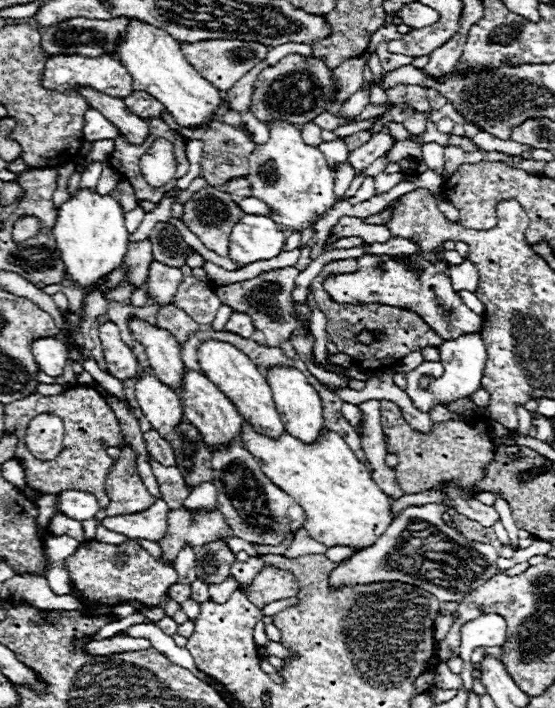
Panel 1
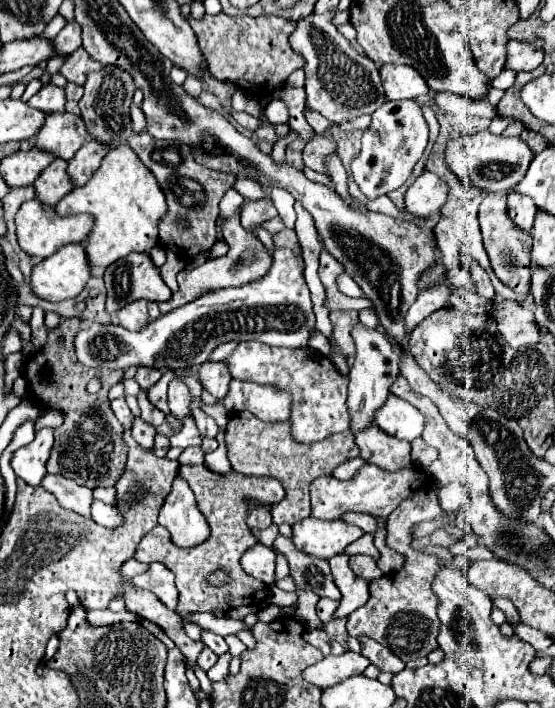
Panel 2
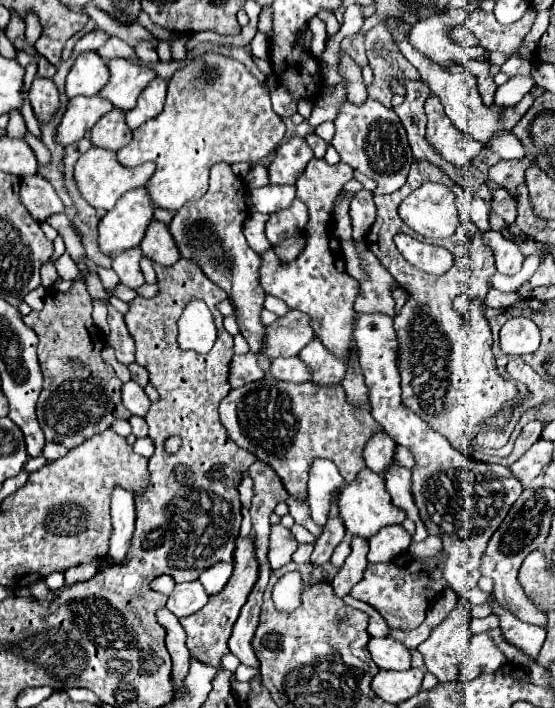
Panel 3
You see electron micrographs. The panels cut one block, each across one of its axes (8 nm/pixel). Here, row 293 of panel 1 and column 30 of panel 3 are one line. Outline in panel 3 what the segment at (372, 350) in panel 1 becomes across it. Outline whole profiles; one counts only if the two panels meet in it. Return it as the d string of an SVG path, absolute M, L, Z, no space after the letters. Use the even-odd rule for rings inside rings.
M80 280L72 286L70 292L50 292L50 296L44 300L44 308L40 312L32 310L28 316L24 316L24 322L38 334L40 340L38 360L44 374L44 388L38 398L36 414L48 442L58 442L72 450L90 436L110 428L114 420L128 420L132 416L120 398L122 382L118 380L112 366L104 364L100 358L104 348L100 338L102 334L92 322L92 298ZM70 356L86 362L88 370L70 368Z

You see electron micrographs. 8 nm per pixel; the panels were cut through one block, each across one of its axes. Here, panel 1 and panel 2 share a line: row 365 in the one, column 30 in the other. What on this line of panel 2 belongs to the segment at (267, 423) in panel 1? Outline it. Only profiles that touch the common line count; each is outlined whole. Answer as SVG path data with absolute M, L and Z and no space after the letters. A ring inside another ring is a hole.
M32 198L20 206L16 212L16 234L18 244L24 252L28 252L34 258L48 258L58 248L70 244L70 242L84 242L88 238L88 232L92 230L94 218L90 214L70 214L60 216L54 206L48 206L40 202L38 198Z

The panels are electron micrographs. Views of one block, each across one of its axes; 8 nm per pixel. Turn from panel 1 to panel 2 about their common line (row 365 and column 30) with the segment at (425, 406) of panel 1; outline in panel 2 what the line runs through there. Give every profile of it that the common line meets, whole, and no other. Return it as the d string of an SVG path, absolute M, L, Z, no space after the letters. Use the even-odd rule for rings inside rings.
M44 428L28 446L18 448L10 460L16 476L30 486L38 486L46 474L46 460L50 456L52 442L52 428Z

